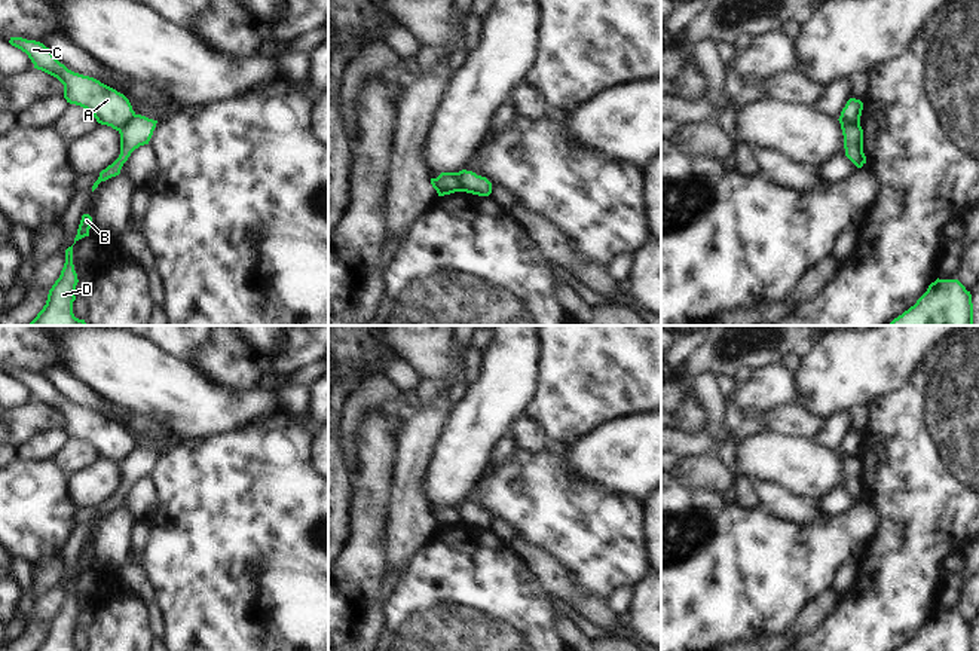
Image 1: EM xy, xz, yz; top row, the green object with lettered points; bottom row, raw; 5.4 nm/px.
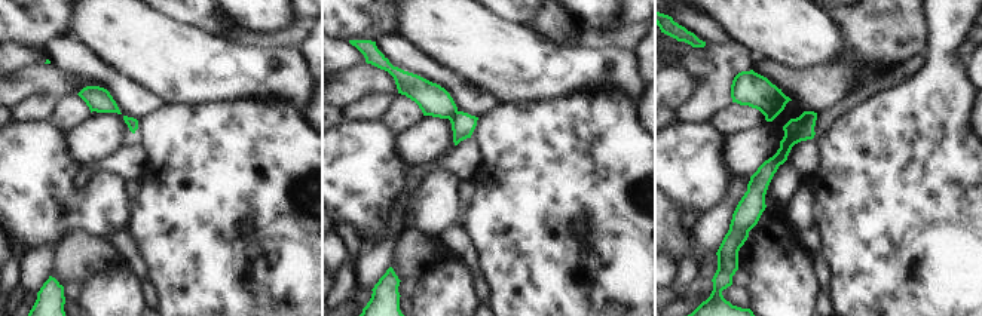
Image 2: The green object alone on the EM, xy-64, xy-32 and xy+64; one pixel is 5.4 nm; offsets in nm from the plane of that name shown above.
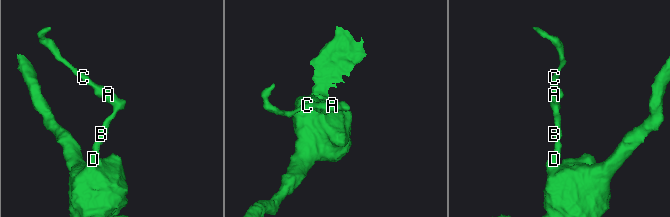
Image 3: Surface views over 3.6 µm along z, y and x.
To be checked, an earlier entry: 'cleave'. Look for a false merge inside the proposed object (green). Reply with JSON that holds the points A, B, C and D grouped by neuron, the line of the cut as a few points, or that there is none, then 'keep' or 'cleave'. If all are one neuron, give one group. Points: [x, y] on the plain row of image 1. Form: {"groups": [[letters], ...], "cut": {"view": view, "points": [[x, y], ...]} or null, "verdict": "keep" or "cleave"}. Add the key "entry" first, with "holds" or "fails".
{"entry": "holds", "groups": [["A", "C"], ["B", "D"]], "cut": {"view": "xz", "points": [[461, 504], [459, 523]]}, "verdict": "cleave"}

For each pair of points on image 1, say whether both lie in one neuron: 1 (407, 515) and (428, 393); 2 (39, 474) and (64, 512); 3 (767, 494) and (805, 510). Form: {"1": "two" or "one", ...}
{"1": "two", "2": "one", "3": "one"}

